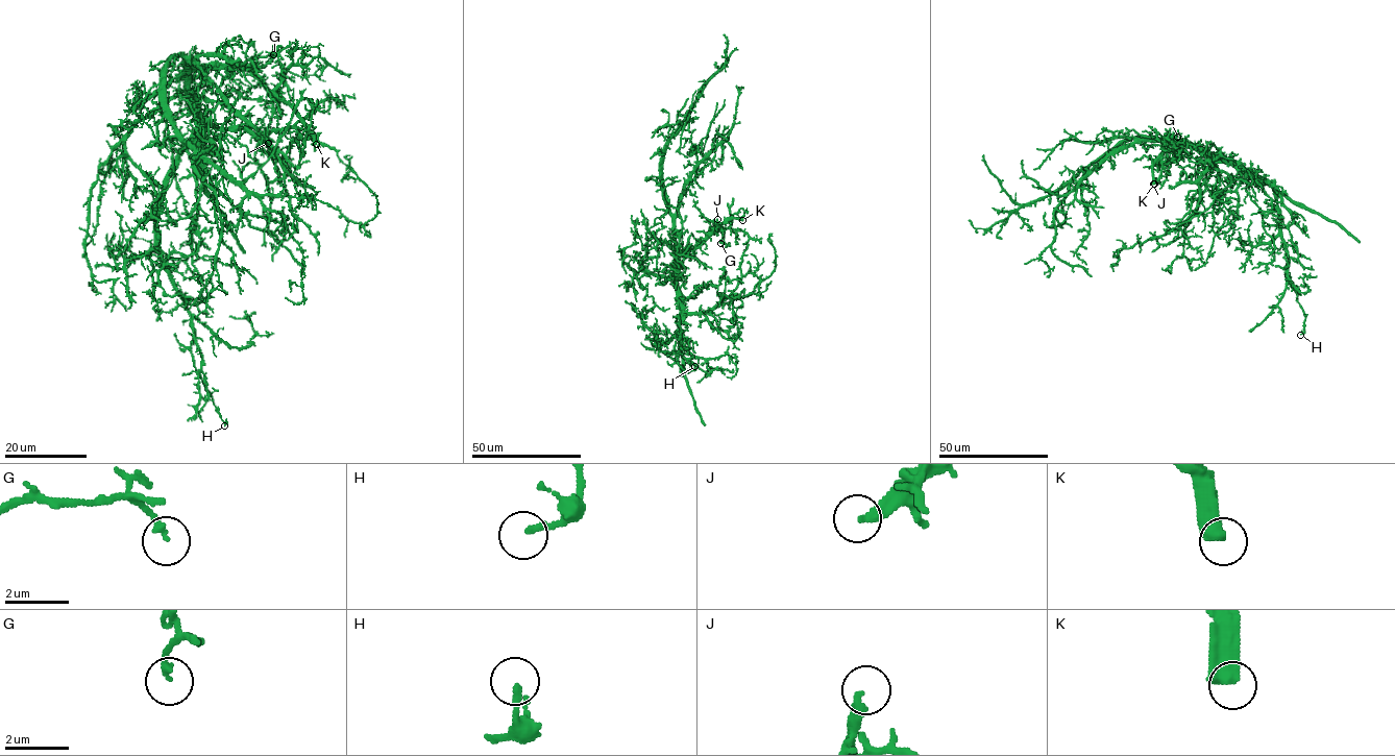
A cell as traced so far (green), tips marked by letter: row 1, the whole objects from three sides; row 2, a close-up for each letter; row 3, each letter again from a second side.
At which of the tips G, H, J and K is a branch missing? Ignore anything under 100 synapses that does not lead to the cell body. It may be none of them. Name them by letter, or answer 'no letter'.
K

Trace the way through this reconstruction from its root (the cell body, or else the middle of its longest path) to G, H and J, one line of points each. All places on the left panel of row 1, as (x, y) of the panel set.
G: (190, 75), (190, 70), (198, 66), (249, 66), (255, 58), (277, 49), (273, 54)
H: (190, 75), (198, 131), (169, 178), (157, 244), (164, 268), (191, 320), (193, 365), (224, 425)
J: (190, 75), (191, 69), (246, 69), (271, 96), (272, 117), (268, 143)

